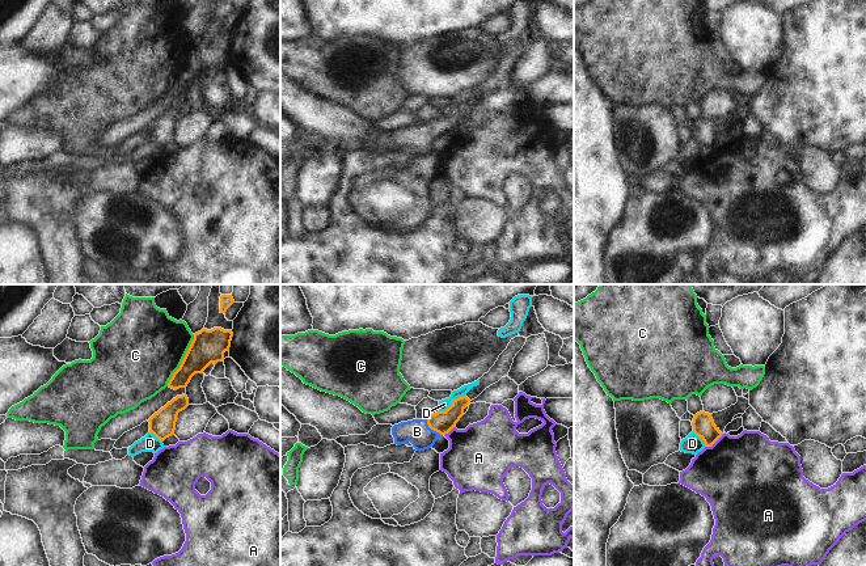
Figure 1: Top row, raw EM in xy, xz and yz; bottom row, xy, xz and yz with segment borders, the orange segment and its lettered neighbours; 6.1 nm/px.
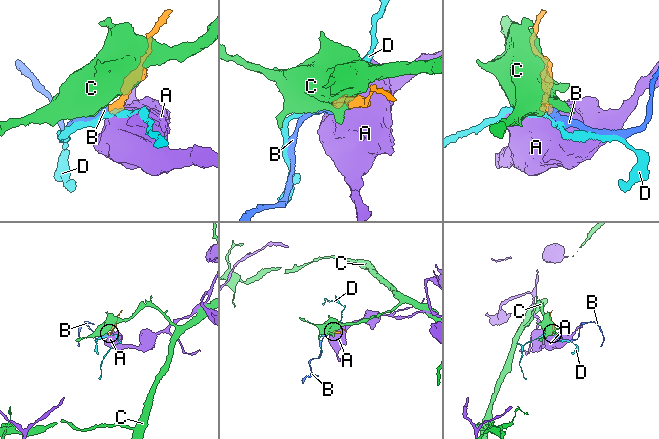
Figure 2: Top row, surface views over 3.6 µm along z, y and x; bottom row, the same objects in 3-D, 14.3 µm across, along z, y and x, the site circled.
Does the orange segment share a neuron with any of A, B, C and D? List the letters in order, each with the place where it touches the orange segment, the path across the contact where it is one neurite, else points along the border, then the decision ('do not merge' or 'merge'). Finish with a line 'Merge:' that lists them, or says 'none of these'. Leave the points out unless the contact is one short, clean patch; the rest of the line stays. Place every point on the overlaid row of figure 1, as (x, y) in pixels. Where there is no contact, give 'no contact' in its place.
A: meets orange in yz at (714, 442); border along yz (722, 434), (706, 447); do not merge
B: meets orange in xz at (432, 429); runs through xz (442, 422), (432, 429), (417, 431); merge
C: meets orange in xy at (182, 360); border along xy (194, 334), (180, 367), (167, 385); do not merge
D: meets orange in xz at (452, 402); border along xz (465, 395), (455, 398), (444, 410), (439, 412); do not merge
Merge: B

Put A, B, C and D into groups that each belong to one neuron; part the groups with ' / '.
A / B / C / D

